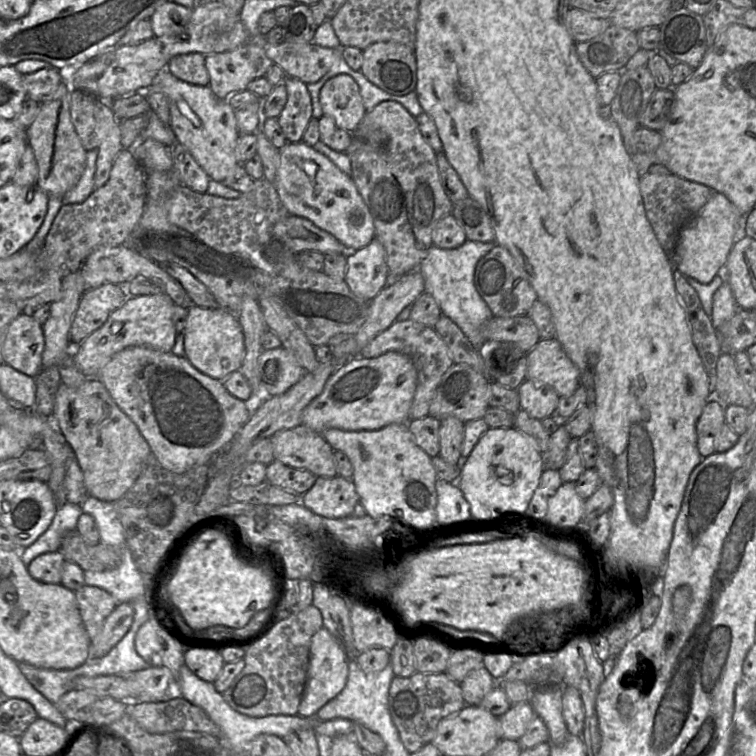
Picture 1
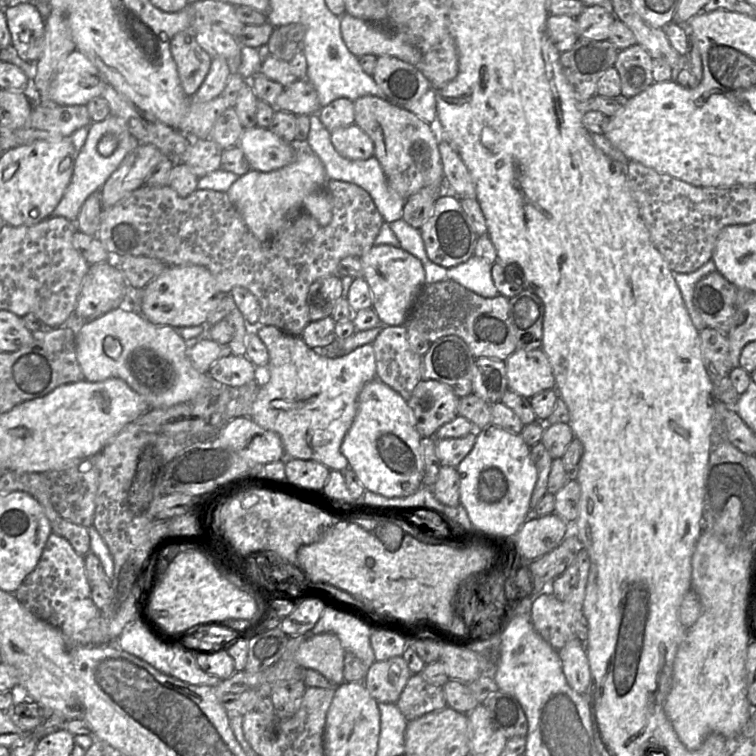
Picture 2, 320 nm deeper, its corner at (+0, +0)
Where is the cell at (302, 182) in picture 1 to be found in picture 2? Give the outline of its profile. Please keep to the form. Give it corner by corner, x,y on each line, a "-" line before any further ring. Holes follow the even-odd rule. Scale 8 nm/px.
258,126
244,129
237,146
243,151
251,169
270,172
288,165
294,158
295,147

